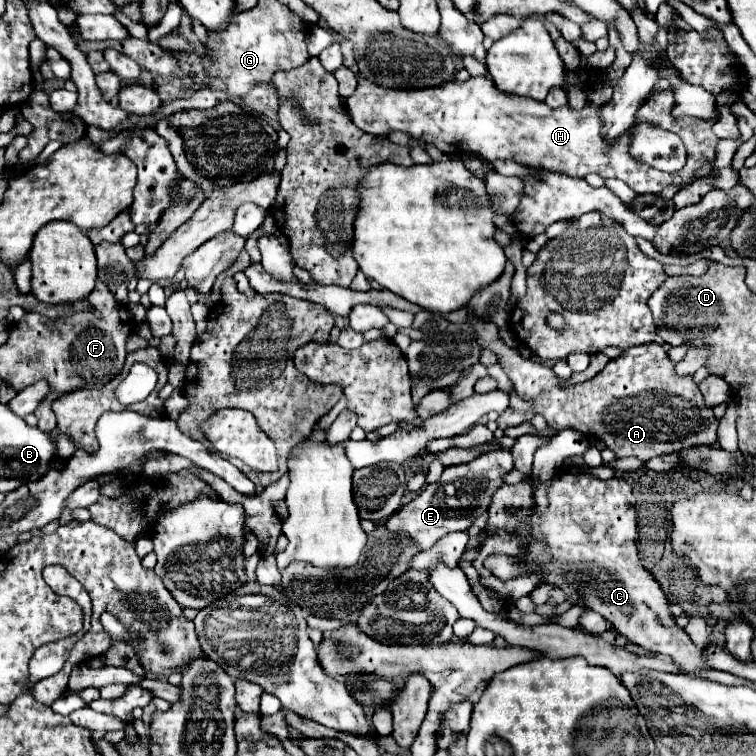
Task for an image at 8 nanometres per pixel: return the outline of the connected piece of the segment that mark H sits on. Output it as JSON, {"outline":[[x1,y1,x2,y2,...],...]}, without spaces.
{"outline":[[358,75,358,87,348,103,348,113,354,125,372,135,388,135,390,129,398,129,406,131,420,143,434,143,450,157,478,155,484,157,484,161,514,159,528,167,560,171,570,177,598,173,604,179,622,179,636,193,660,193,666,185,686,187,694,181,694,173,702,165,714,163,714,149,718,143,712,133,714,123,702,123,702,119,688,117,676,119,672,117,672,109,672,93,660,91,640,105,636,121,646,119,648,123,658,123,658,127,666,127,666,131,676,133,682,139,688,151,688,163,678,173,662,173,634,161,628,151,630,135,626,133,622,133,614,145,606,143,600,133,600,107,586,105,582,111,576,111,566,105,550,109,546,103,498,91,490,77,470,77,464,83,450,81,422,91,388,91]]}

